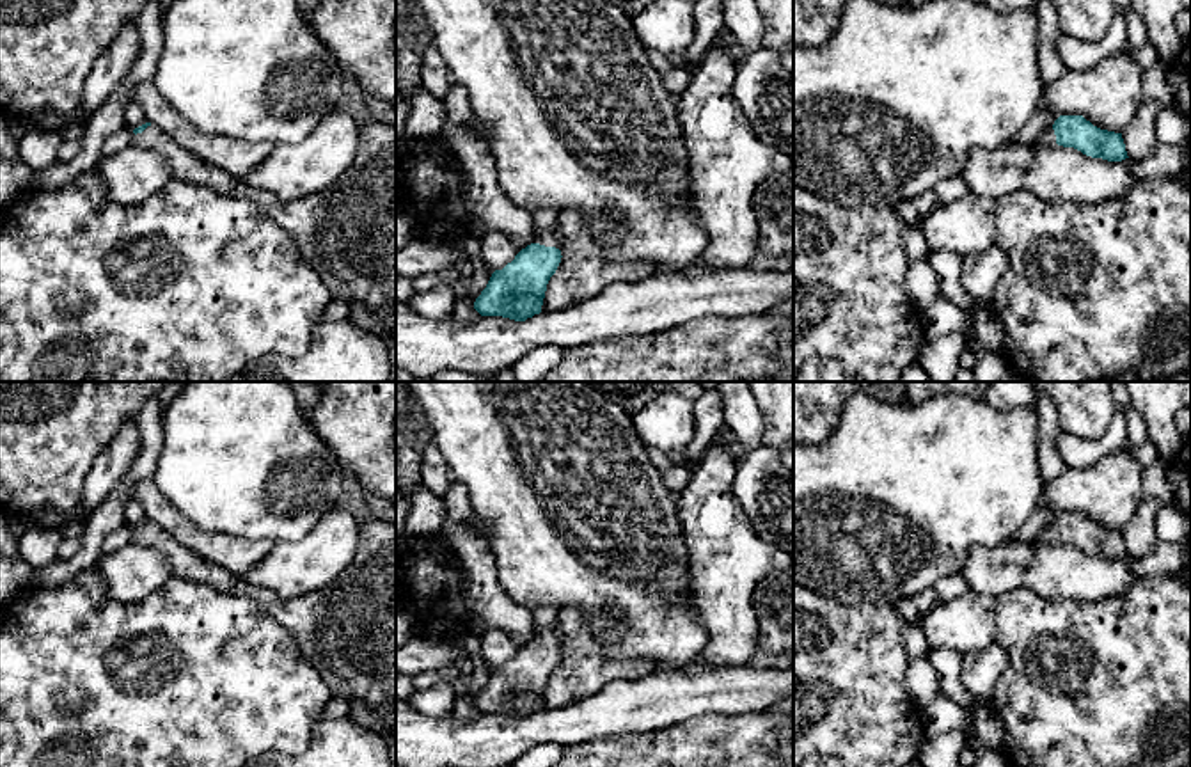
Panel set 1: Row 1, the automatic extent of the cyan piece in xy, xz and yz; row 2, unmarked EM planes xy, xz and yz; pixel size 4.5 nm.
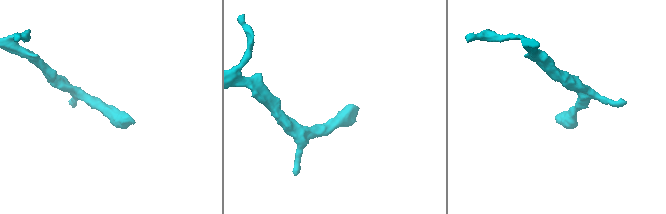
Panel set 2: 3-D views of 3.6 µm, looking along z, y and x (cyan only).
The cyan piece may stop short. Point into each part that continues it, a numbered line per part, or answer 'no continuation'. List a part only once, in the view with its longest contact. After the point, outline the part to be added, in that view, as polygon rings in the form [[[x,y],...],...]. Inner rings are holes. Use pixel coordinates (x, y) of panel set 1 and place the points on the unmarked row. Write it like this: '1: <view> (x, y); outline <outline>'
1: xz (551, 634); outline [[[557,625],[543,629],[532,641],[561,646],[563,636]]]

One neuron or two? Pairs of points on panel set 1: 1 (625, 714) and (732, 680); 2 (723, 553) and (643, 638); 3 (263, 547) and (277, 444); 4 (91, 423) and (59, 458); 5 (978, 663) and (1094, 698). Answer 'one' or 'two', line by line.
1: one
2: two
3: two
4: one
5: two

